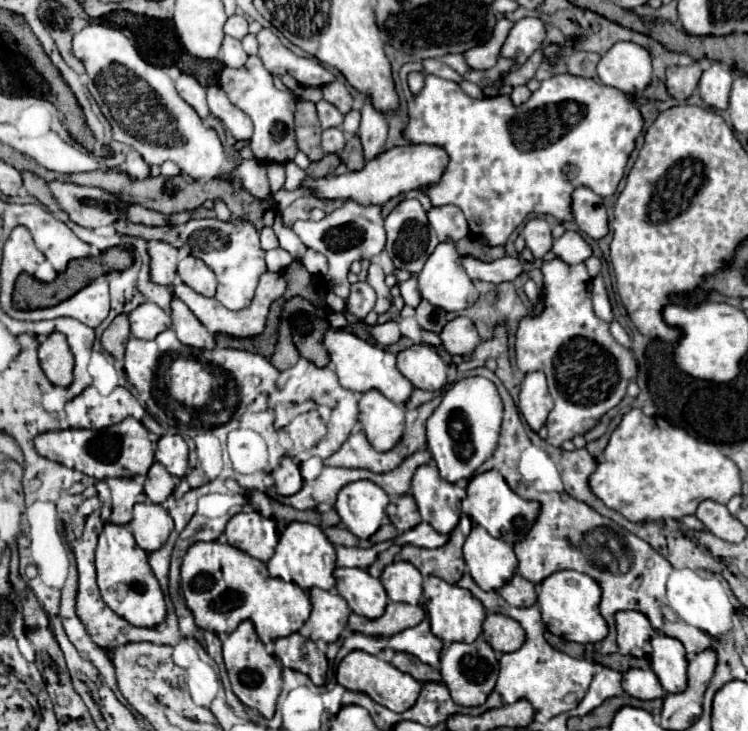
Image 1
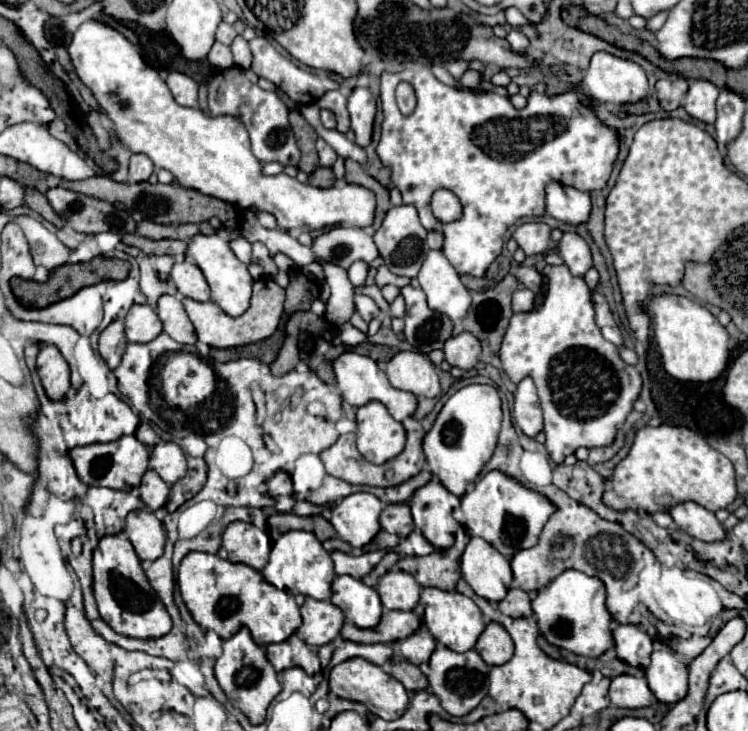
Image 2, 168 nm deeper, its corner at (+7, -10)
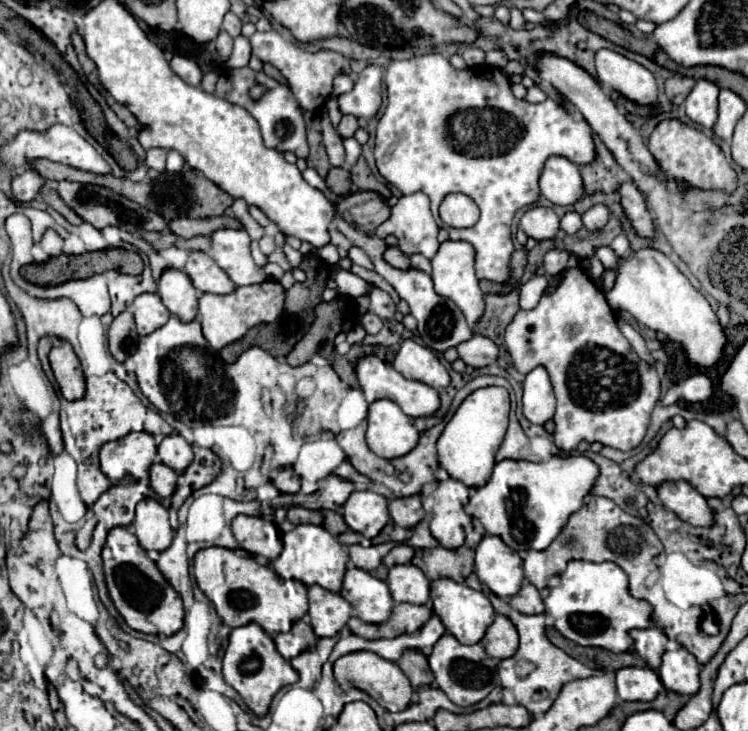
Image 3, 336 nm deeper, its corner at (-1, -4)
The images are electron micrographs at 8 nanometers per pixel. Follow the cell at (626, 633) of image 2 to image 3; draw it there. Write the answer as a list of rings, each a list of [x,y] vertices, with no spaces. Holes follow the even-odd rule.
[[[647,628],[647,630],[631,630],[631,636],[635,640],[635,650],[637,654],[647,662],[649,668],[659,670],[661,656],[667,650],[667,636],[657,630],[657,628]]]

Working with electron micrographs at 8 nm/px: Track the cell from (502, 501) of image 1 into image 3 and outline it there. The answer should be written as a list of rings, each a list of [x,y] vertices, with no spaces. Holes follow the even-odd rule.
[[[557,454],[547,462],[503,460],[495,464],[491,480],[471,492],[464,509],[509,548],[517,552],[545,550],[559,536],[569,516],[583,506],[583,498],[593,490],[597,478],[599,466],[583,454]]]

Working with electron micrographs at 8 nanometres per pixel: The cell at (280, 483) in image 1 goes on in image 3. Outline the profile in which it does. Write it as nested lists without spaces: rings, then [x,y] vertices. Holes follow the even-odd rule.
[[[283,468],[283,470],[275,472],[273,484],[277,486],[279,492],[289,492],[289,494],[299,492],[299,476],[295,474],[293,468]]]

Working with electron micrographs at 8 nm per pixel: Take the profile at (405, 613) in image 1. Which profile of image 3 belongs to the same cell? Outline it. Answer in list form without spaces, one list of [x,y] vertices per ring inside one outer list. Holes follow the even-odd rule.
[[[395,604],[393,616],[383,624],[365,624],[359,618],[349,620],[349,630],[357,636],[367,640],[377,638],[395,638],[401,634],[411,634],[419,630],[429,618],[433,616],[429,606],[415,606],[415,604]]]

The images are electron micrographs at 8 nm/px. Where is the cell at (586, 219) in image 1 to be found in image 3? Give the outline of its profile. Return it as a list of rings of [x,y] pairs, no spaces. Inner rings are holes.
[[[563,156],[547,158],[539,176],[539,188],[549,202],[561,206],[573,204],[585,194],[579,166],[575,166],[571,160]]]

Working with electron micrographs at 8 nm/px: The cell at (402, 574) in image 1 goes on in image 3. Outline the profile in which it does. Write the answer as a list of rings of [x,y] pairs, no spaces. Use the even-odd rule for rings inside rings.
[[[399,564],[391,568],[387,584],[395,602],[425,604],[429,600],[429,580],[413,564]]]

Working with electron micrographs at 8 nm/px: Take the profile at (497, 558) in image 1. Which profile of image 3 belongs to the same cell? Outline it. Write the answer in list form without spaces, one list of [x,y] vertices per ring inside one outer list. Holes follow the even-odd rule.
[[[487,534],[477,546],[475,574],[495,596],[507,600],[521,588],[523,560],[499,536]]]

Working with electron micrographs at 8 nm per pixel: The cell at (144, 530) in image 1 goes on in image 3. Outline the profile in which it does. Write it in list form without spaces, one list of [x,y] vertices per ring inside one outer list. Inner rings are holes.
[[[153,498],[141,500],[137,504],[137,516],[133,520],[135,536],[145,550],[163,552],[171,546],[173,528],[169,524],[169,512]]]

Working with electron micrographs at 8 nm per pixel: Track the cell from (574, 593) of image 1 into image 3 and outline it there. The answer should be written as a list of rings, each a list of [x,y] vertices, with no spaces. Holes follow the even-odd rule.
[[[571,560],[567,570],[561,574],[561,584],[549,592],[545,598],[547,614],[555,618],[555,628],[569,640],[581,646],[597,646],[611,652],[627,652],[633,646],[629,630],[633,628],[649,628],[653,624],[653,608],[647,600],[635,598],[629,594],[629,578],[627,574],[613,562],[585,562],[585,560]]]

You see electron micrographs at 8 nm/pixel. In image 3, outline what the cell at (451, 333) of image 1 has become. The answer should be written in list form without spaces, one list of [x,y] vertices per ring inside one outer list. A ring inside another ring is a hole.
[[[475,334],[471,340],[465,340],[457,346],[459,350],[459,358],[473,368],[483,368],[483,366],[491,366],[497,362],[499,358],[499,348],[497,344],[493,344],[489,338]]]

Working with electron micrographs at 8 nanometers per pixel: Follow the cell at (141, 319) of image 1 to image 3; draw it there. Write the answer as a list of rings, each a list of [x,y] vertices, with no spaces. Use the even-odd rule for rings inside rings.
[[[141,294],[141,296],[137,296],[131,310],[133,310],[133,316],[135,316],[139,336],[147,336],[147,334],[155,332],[171,316],[157,294]]]

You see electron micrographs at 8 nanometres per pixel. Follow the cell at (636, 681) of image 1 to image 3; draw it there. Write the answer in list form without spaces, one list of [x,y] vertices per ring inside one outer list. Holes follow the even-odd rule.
[[[649,666],[617,670],[617,694],[625,702],[649,702],[663,690],[659,674]]]

